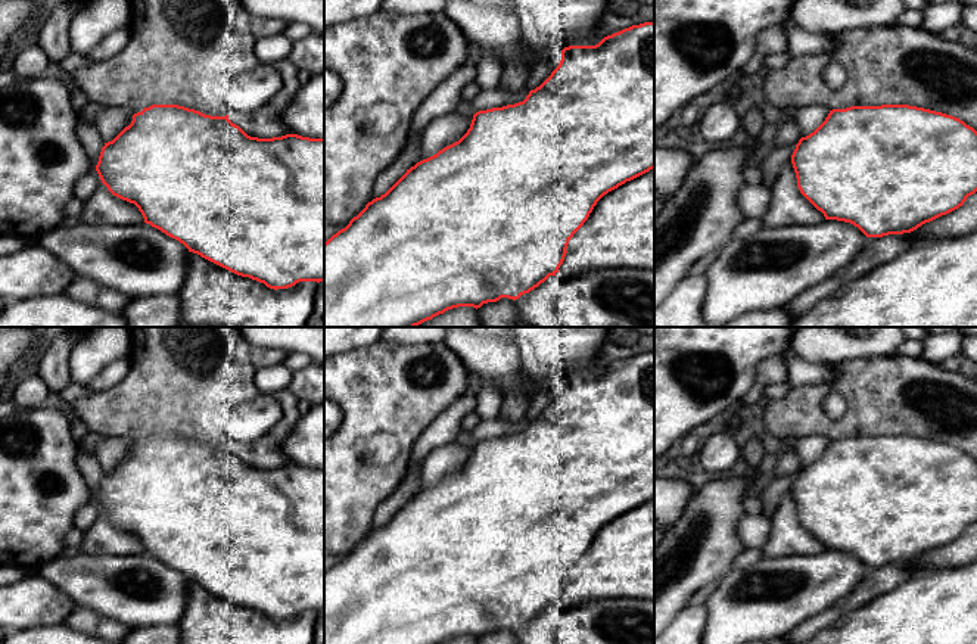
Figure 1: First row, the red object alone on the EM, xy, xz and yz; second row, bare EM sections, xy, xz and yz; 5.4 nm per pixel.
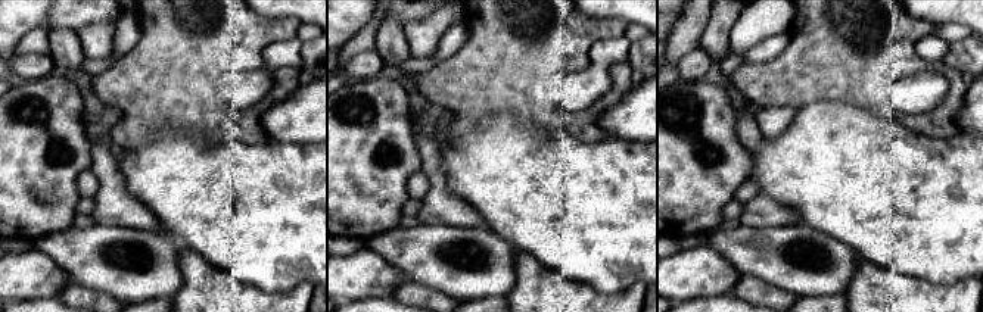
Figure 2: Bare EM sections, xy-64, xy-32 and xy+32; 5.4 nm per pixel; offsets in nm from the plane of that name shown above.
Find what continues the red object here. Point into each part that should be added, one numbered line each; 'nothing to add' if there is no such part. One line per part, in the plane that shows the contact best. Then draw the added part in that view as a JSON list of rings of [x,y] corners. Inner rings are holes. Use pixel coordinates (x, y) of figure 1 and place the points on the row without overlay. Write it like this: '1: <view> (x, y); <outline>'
nothing to add

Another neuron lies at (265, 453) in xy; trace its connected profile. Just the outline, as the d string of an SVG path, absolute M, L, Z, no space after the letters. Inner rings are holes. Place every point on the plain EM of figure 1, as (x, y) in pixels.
M276 393L274 398L280 404L283 416L270 432L253 442L228 444L228 449L251 467L273 469L287 464L287 458L281 452L281 445L292 435L296 423L301 420L301 413L298 408L298 399L292 393Z

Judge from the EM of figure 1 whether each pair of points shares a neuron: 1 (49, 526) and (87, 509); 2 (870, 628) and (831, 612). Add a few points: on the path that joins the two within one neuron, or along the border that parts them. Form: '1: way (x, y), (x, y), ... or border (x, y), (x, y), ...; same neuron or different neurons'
1: border (90, 498), (77, 510), (72, 525); different neurons
2: border (873, 599), (824, 628); different neurons

